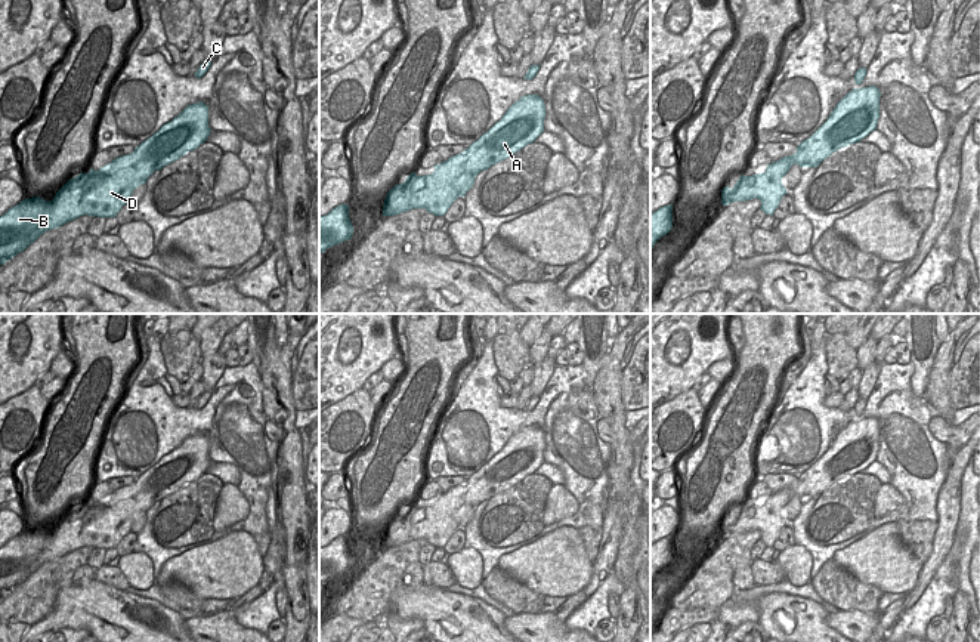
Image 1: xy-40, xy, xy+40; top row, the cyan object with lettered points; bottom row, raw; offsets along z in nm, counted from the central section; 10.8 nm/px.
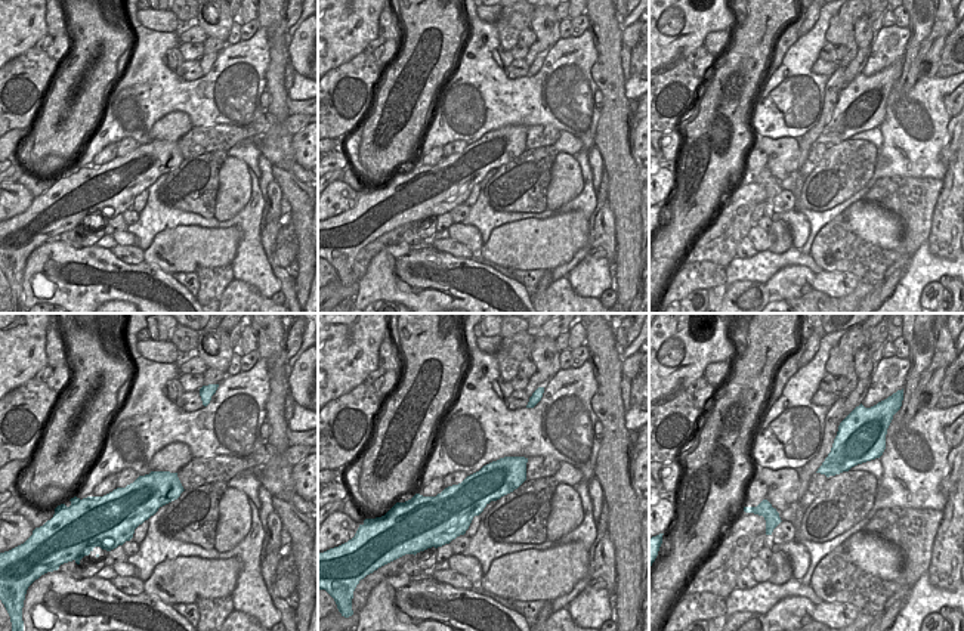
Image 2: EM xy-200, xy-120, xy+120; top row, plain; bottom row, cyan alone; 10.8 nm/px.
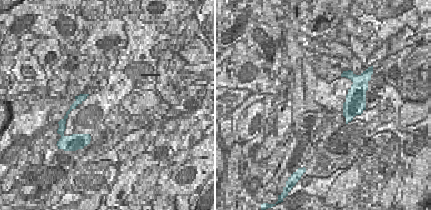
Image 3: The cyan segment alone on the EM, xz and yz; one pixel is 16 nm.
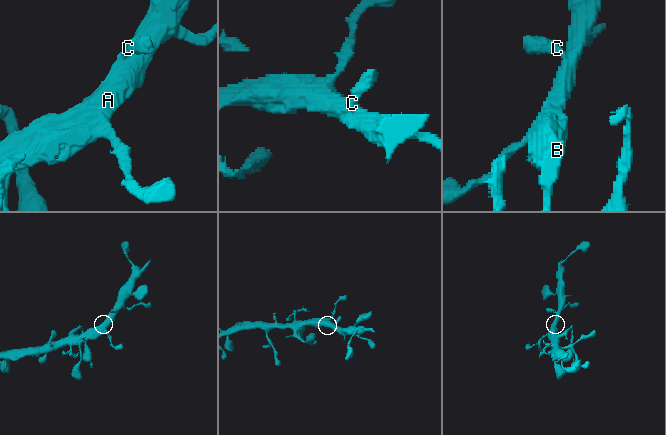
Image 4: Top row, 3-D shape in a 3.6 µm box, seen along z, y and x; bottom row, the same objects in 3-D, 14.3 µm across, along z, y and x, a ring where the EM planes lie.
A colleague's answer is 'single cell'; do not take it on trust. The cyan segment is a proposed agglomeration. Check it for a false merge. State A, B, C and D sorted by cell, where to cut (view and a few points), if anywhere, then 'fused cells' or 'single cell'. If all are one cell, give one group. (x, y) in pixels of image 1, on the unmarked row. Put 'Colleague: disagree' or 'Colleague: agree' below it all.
A B C D; no cut; single cell
Colleague: agree

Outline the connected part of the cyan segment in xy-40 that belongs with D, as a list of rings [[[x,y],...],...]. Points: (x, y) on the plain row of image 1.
[[[204,433],[188,436],[132,485],[69,510],[52,533],[40,528],[22,531],[0,547],[0,596],[24,583],[46,562],[80,547],[115,549],[132,531],[133,522],[146,515],[155,501],[197,481],[210,463],[208,438]]]

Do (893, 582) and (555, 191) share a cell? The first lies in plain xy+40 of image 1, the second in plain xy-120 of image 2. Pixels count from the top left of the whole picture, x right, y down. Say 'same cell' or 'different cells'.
different cells

